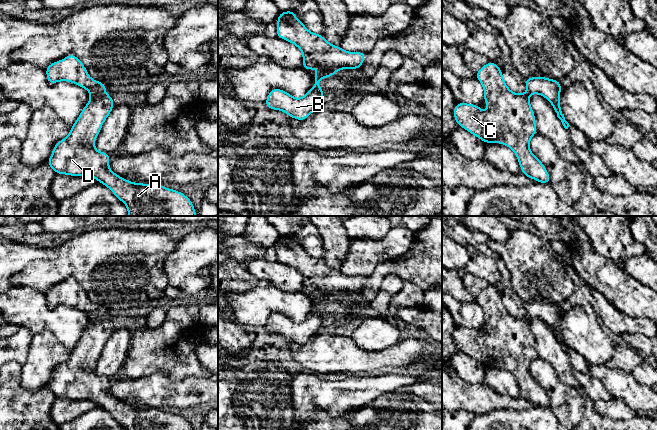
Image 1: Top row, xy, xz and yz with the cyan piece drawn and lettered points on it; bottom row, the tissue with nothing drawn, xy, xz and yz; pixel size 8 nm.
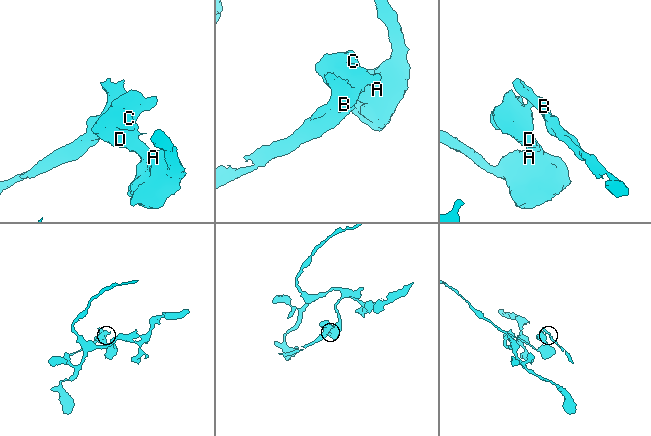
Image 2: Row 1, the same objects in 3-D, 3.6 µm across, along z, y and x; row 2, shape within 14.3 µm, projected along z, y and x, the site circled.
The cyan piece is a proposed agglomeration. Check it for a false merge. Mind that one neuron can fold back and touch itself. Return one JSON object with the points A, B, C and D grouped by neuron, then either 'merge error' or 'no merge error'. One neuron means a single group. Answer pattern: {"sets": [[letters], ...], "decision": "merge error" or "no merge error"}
{"sets": [["A", "C", "D"], ["B"]], "decision": "merge error"}

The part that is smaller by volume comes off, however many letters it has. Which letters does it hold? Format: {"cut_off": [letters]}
{"cut_off": ["B"]}

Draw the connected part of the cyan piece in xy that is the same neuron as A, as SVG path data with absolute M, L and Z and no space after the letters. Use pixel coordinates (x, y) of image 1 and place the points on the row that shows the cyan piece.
M90 93L88 104L70 128L69 135L58 141L46 162L56 174L91 176L108 187L128 208L128 216L197 216L191 200L183 193L163 187L161 184L142 184L128 181L109 168L110 154L95 149L95 139L114 107L109 94Z

